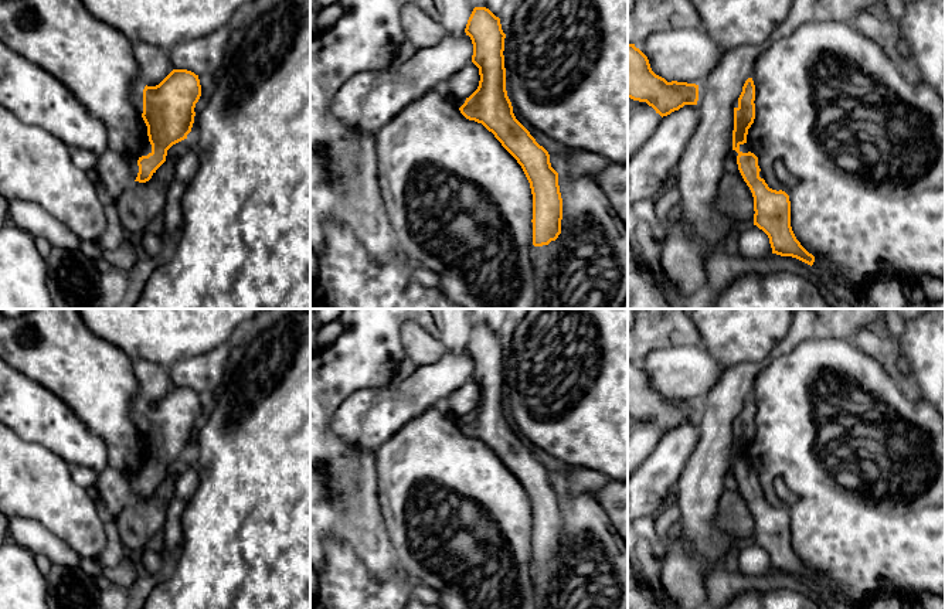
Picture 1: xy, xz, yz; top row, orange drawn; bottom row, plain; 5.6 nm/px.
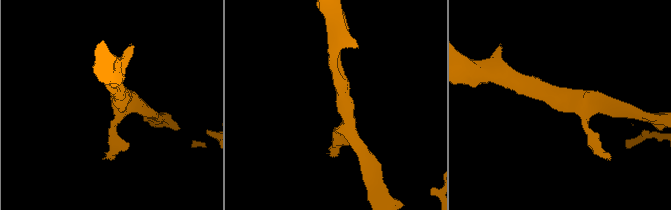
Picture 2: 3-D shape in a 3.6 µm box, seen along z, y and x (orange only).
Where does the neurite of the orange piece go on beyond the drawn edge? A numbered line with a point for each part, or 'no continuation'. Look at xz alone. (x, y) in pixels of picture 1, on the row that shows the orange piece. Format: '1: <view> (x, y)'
1: xz (458, 102)

